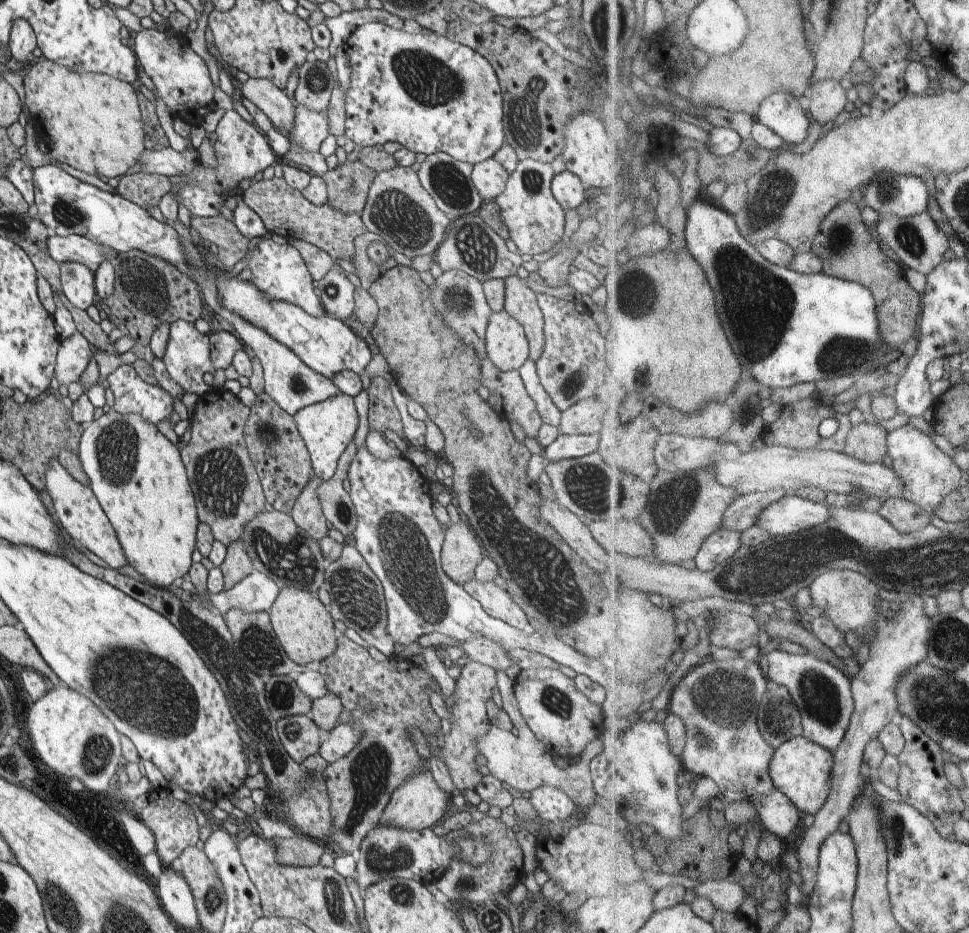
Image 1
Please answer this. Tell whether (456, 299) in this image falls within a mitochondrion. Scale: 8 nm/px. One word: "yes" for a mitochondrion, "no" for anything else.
yes

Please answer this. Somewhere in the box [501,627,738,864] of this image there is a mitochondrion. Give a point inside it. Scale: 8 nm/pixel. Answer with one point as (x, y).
(553, 699)

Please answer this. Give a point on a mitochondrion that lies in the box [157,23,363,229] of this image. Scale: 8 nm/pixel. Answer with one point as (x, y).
(317, 81)

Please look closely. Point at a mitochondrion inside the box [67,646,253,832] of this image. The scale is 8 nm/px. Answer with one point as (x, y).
(96, 756)

